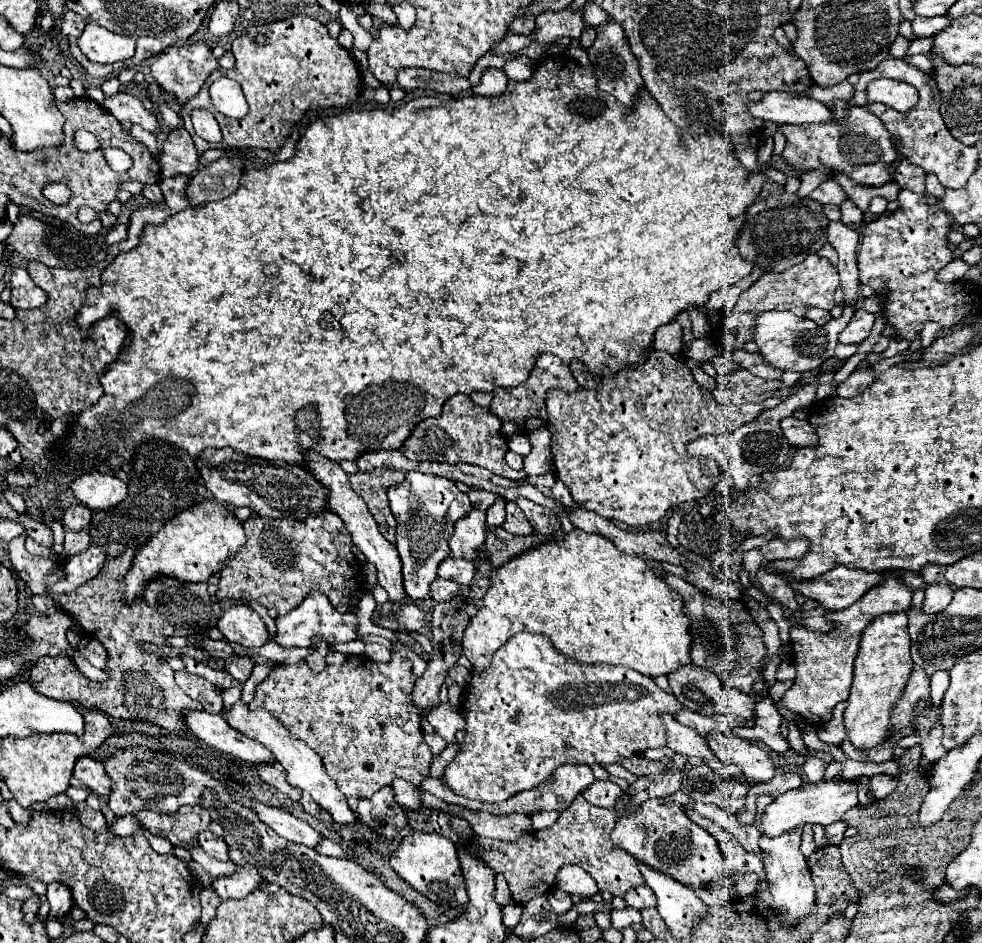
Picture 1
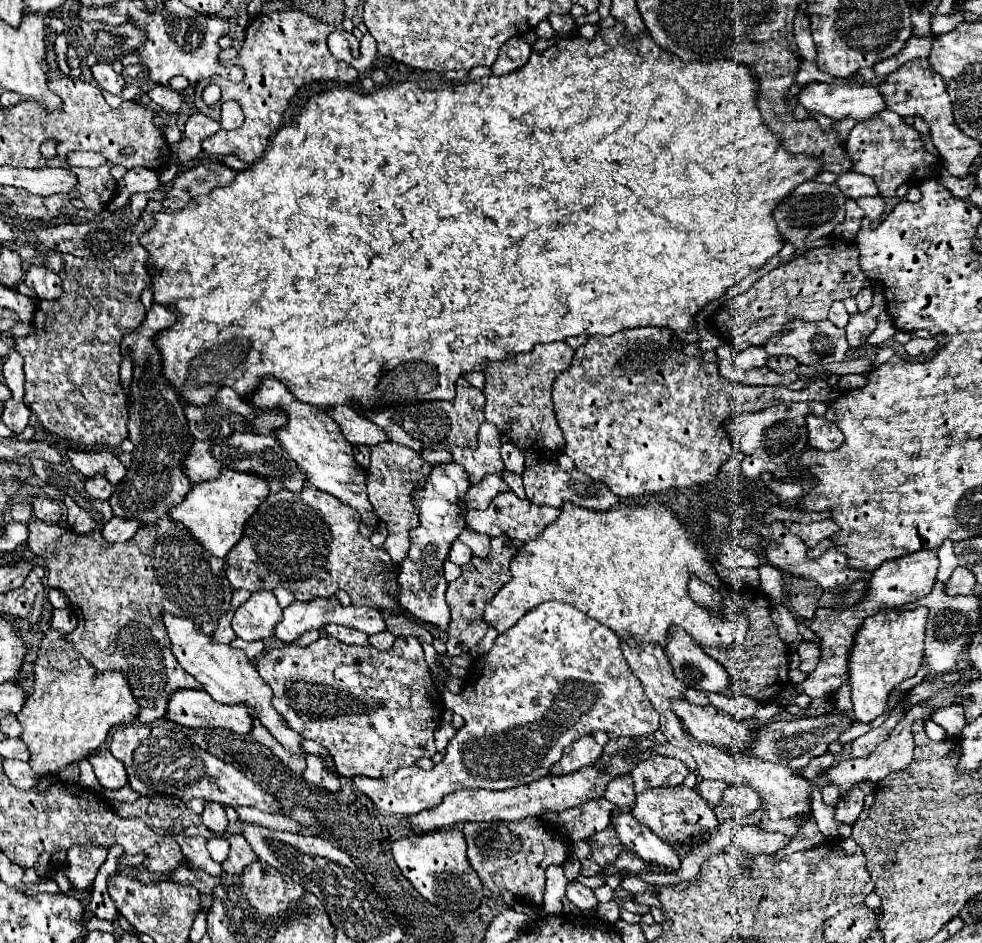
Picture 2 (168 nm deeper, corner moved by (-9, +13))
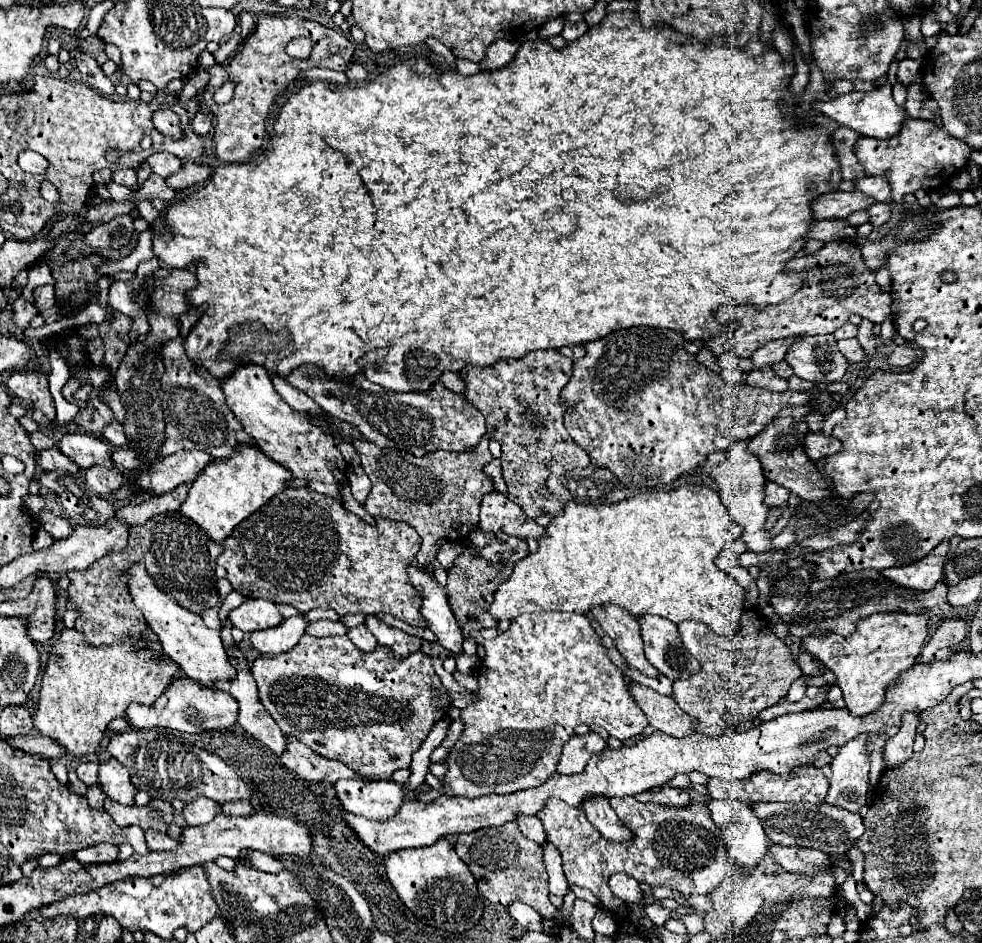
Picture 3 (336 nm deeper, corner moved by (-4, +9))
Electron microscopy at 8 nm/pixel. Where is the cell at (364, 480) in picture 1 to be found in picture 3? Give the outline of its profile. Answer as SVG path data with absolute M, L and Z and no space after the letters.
M484 435L472 451L454 453L438 449L426 457L414 457L392 447L378 447L364 439L356 439L354 447L372 481L372 491L366 497L364 509L374 517L388 517L414 527L422 537L420 565L428 565L436 557L434 543L438 543L438 539L468 541L468 535L478 527L482 497L494 491L492 481L484 473L484 465L492 461L488 435Z

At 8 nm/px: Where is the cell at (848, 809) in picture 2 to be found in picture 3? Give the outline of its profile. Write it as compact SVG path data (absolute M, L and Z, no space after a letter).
M758 803L752 807L758 819L762 819L764 831L770 839L770 843L782 843L782 845L802 845L820 849L824 853L842 853L854 845L854 841L864 833L862 817L858 813L850 813L842 807L830 805L830 803Z

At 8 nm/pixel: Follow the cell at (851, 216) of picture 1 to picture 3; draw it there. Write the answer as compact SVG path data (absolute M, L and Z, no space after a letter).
M872 203L866 211L868 211L870 223L874 227L880 227L880 225L884 225L890 219L890 207L888 207L888 203Z

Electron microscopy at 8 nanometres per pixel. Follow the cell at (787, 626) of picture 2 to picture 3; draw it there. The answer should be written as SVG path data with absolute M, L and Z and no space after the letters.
M878 613L870 619L862 619L856 631L848 637L806 637L800 643L798 653L818 657L836 675L850 715L866 717L878 711L878 707L884 703L886 687L890 687L890 683L898 683L898 675L908 671L918 661L922 645L928 639L926 623L926 615Z

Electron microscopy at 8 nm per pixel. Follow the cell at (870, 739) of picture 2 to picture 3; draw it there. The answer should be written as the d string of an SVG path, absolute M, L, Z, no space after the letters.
M860 735L856 741L846 743L838 755L832 759L832 779L826 795L826 803L844 807L852 813L858 813L866 803L868 791L868 735Z

